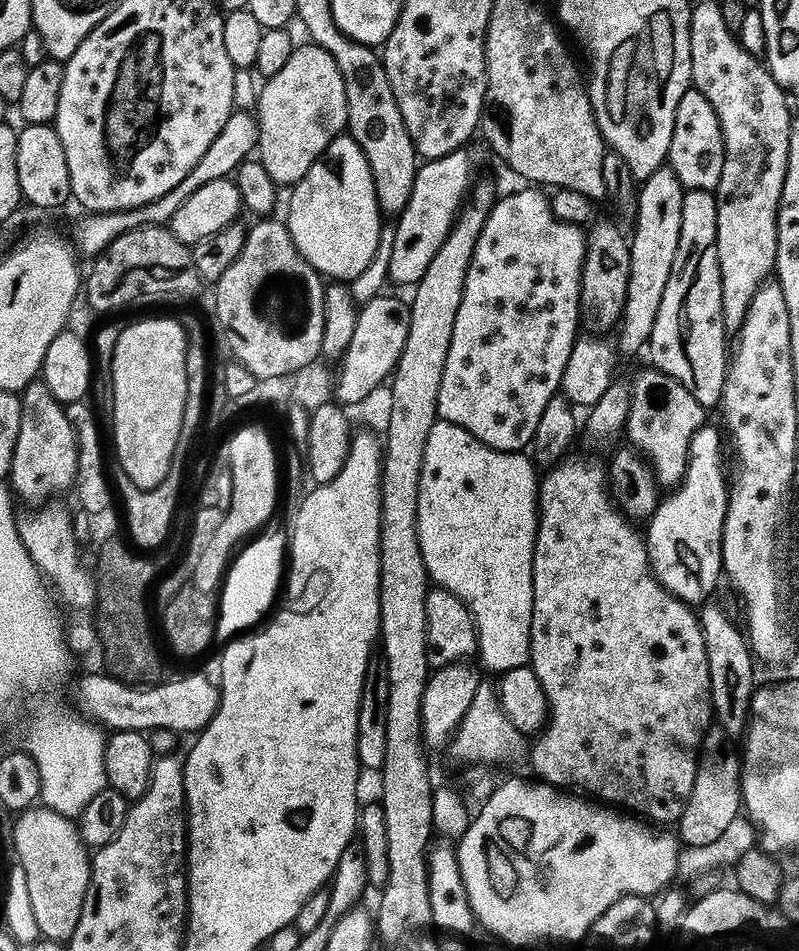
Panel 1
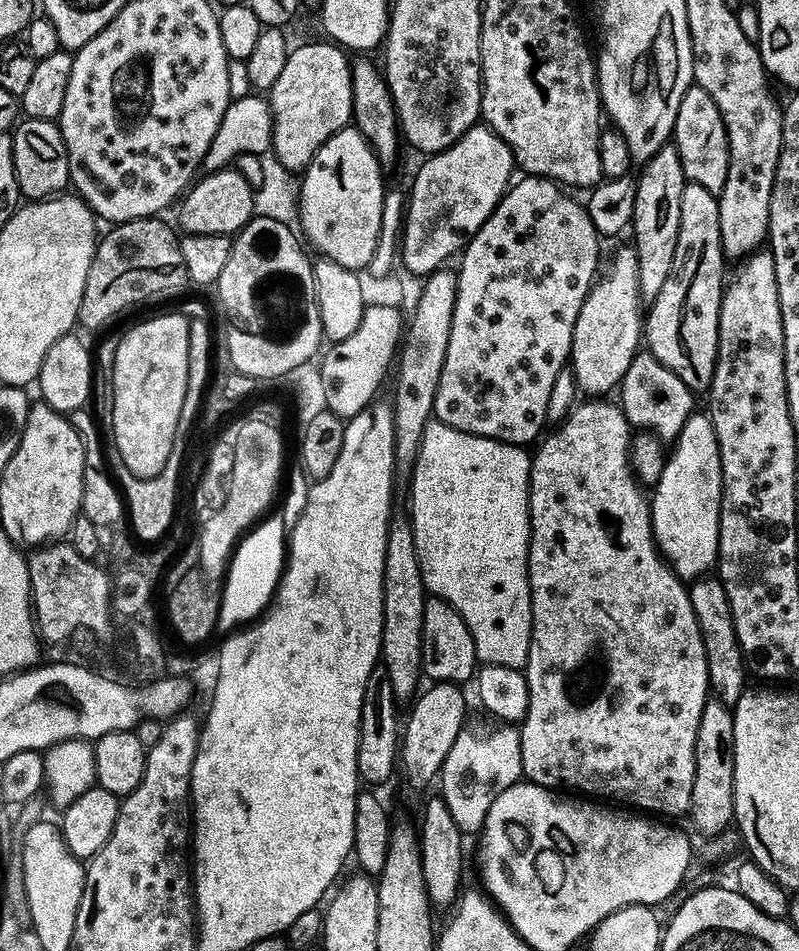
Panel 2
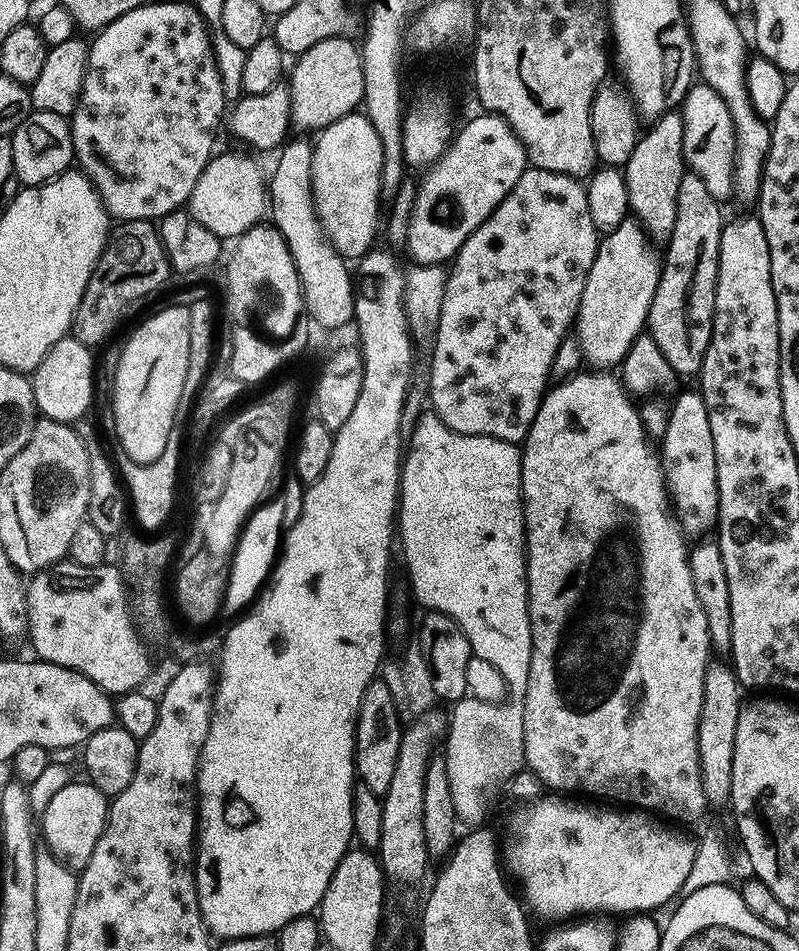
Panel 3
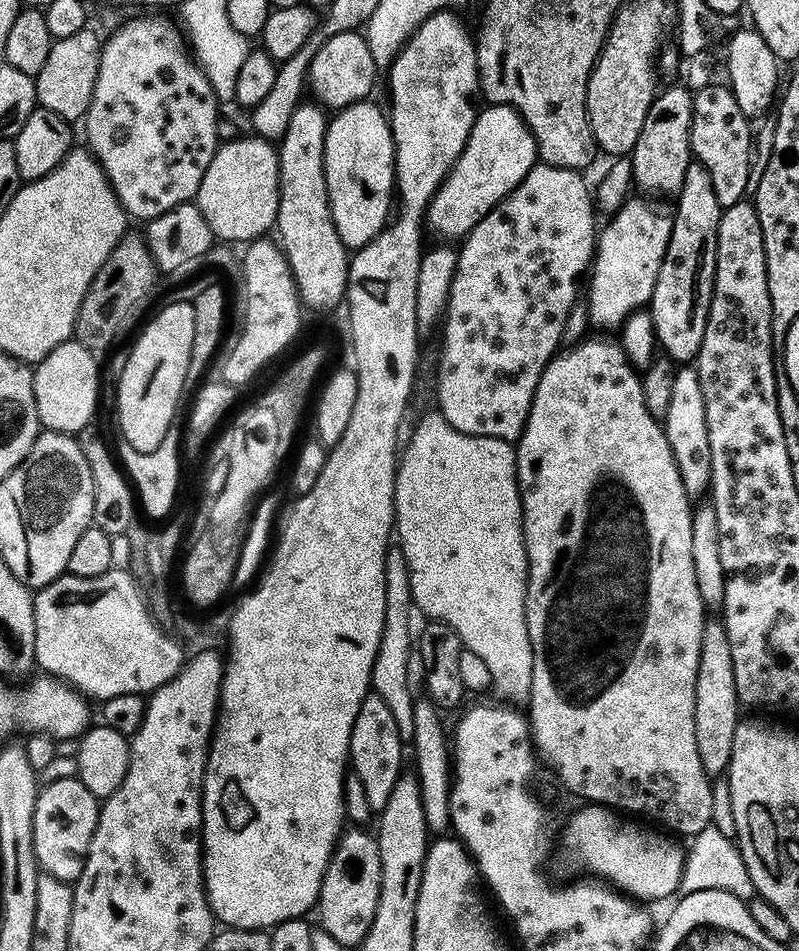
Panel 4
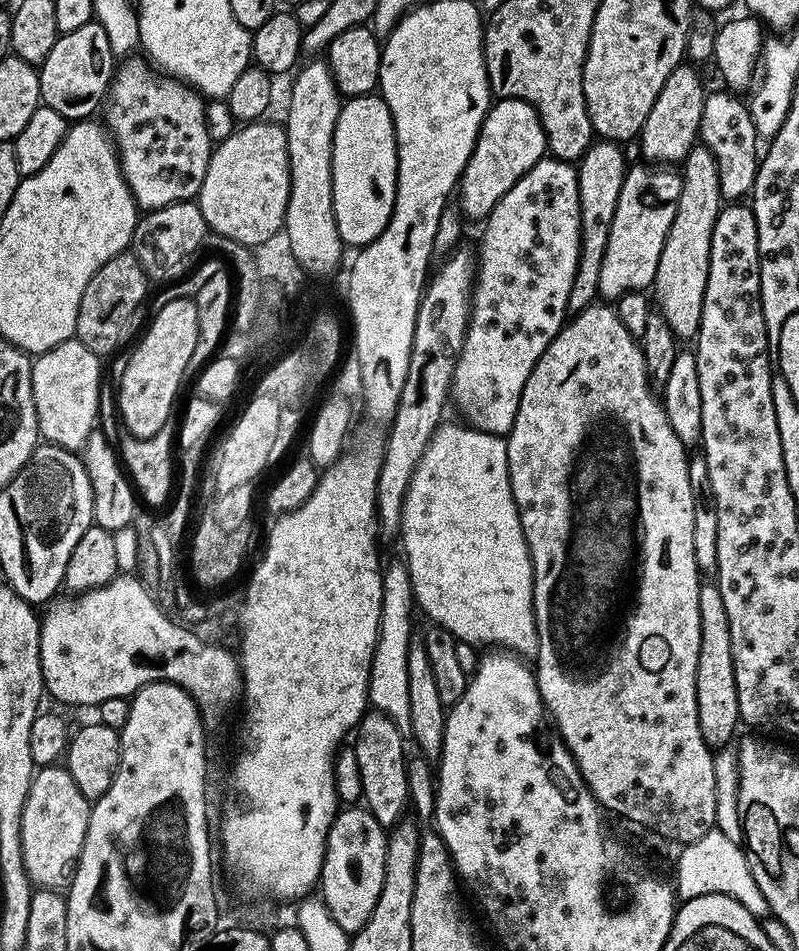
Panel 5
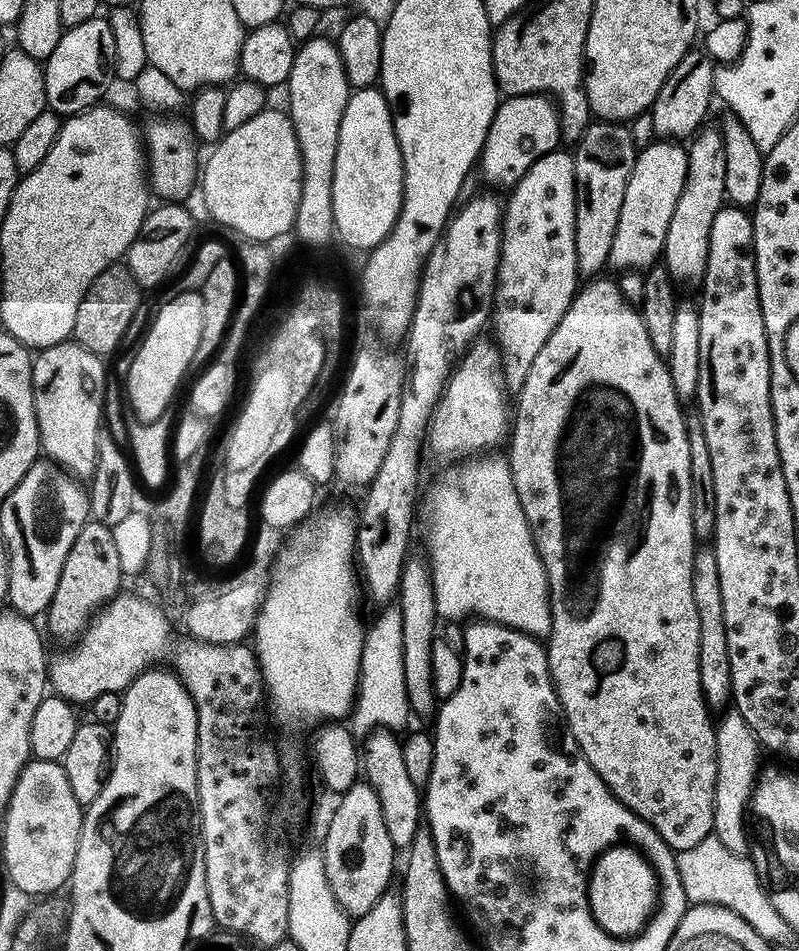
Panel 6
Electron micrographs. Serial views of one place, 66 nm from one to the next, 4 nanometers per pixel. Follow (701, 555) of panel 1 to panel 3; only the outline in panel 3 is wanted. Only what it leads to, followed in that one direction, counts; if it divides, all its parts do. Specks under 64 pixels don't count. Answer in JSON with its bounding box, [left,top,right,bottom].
[662,391,718,537]

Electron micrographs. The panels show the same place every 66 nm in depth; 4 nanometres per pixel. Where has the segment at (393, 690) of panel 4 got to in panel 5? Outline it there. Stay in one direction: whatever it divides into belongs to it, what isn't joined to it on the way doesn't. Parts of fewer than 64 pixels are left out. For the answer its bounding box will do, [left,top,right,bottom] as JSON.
[368,563,414,738]

